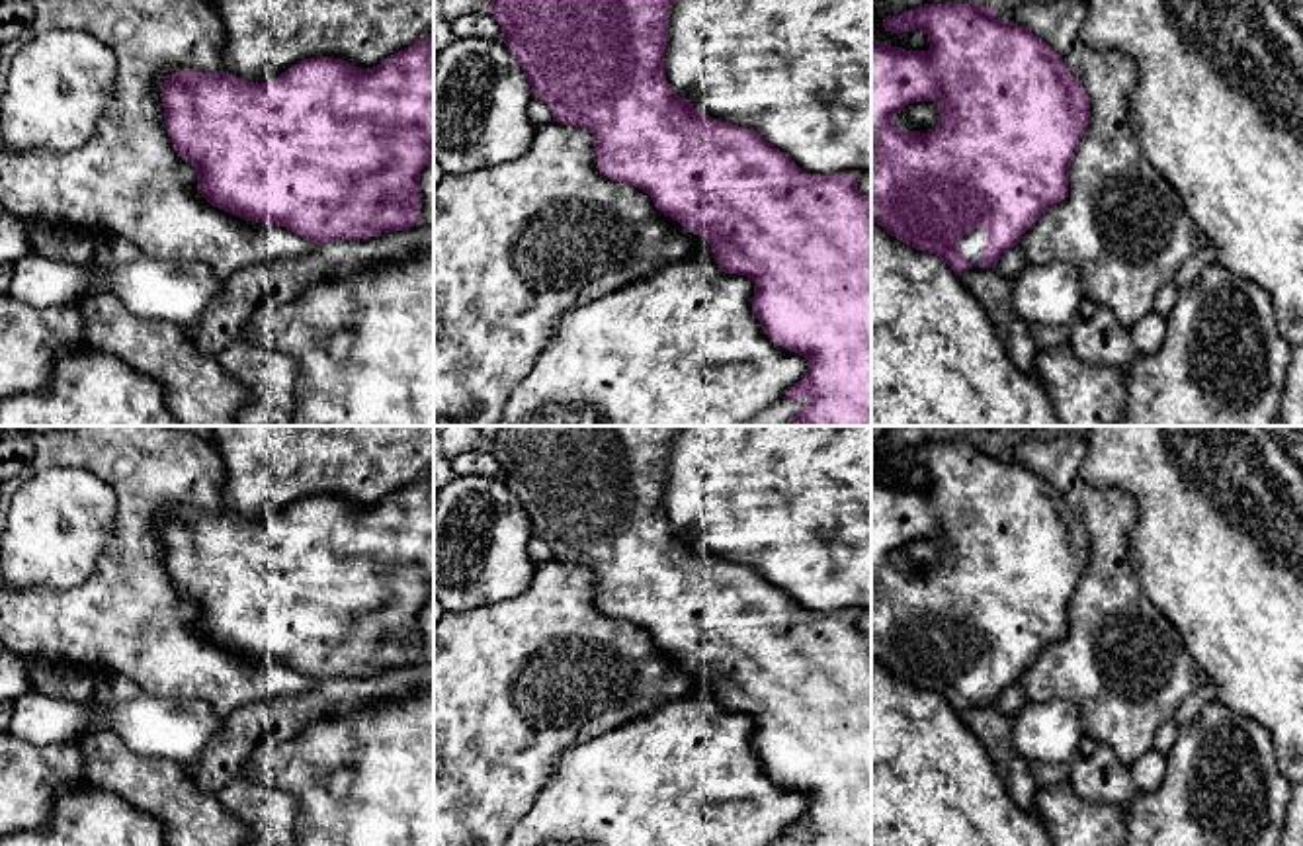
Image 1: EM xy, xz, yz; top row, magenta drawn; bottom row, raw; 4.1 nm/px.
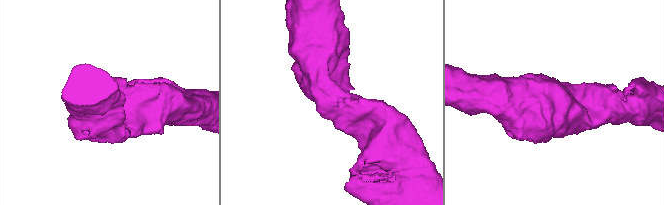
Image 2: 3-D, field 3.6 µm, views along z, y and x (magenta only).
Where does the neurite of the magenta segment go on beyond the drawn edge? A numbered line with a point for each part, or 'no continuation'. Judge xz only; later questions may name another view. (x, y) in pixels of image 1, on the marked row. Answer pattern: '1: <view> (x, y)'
no continuation

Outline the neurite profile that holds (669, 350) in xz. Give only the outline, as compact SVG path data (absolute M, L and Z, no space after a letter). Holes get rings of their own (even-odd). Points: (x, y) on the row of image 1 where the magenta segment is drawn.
M682 264L666 266L641 281L602 299L570 309L557 322L549 342L535 358L527 377L512 393L496 426L746 426L768 406L785 401L785 393L805 377L809 361L768 338L752 311L754 283L746 275L721 274L715 281L692 279Z

